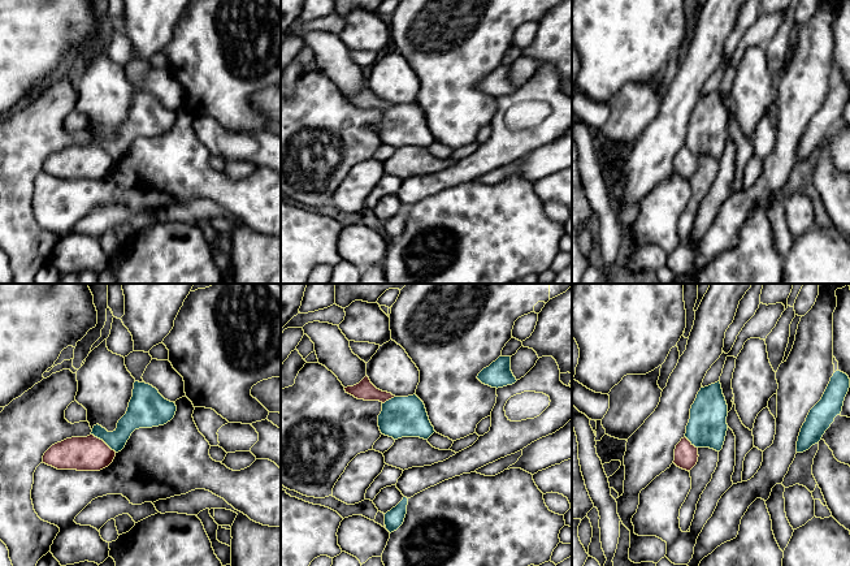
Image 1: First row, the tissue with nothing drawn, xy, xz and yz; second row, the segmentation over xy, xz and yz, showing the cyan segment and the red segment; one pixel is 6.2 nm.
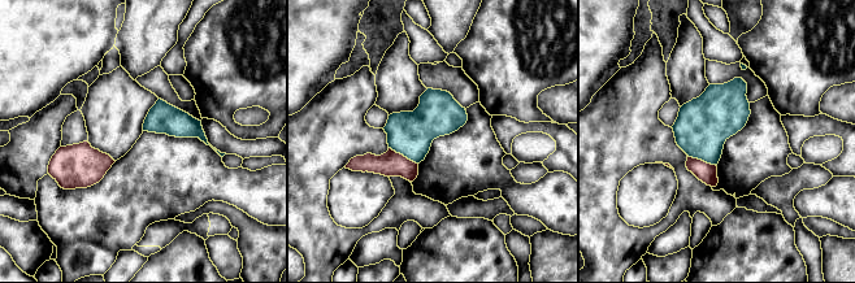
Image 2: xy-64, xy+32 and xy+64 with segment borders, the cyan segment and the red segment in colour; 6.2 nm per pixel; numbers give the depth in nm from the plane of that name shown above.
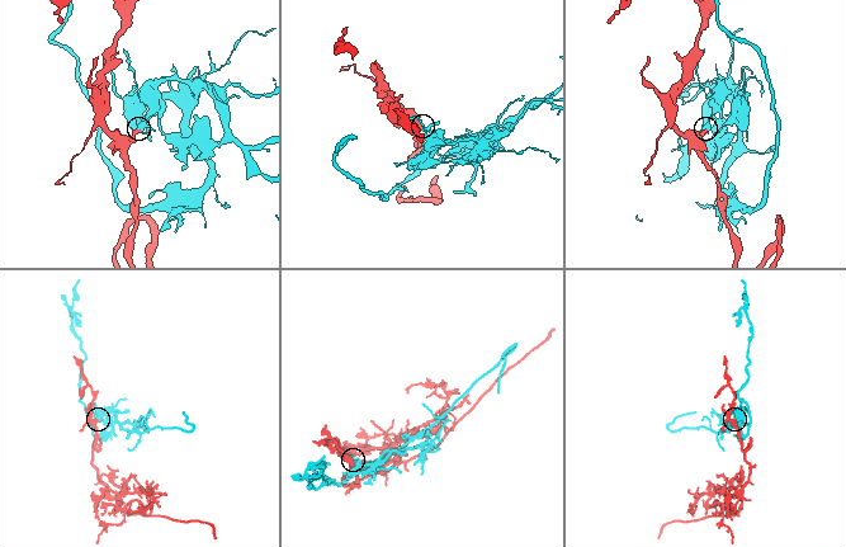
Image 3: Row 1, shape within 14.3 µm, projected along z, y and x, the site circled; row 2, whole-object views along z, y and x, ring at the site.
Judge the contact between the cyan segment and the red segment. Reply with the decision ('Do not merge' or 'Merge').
Do not merge

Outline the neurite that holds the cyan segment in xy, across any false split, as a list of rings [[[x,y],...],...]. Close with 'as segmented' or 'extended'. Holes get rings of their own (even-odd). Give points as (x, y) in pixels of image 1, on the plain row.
[[[135,90],[127,120],[118,129],[117,137],[108,141],[96,133],[91,143],[103,148],[112,159],[118,161],[125,156],[135,138],[164,134],[174,126],[175,120],[175,112],[165,108],[156,96]]] | as segmented

